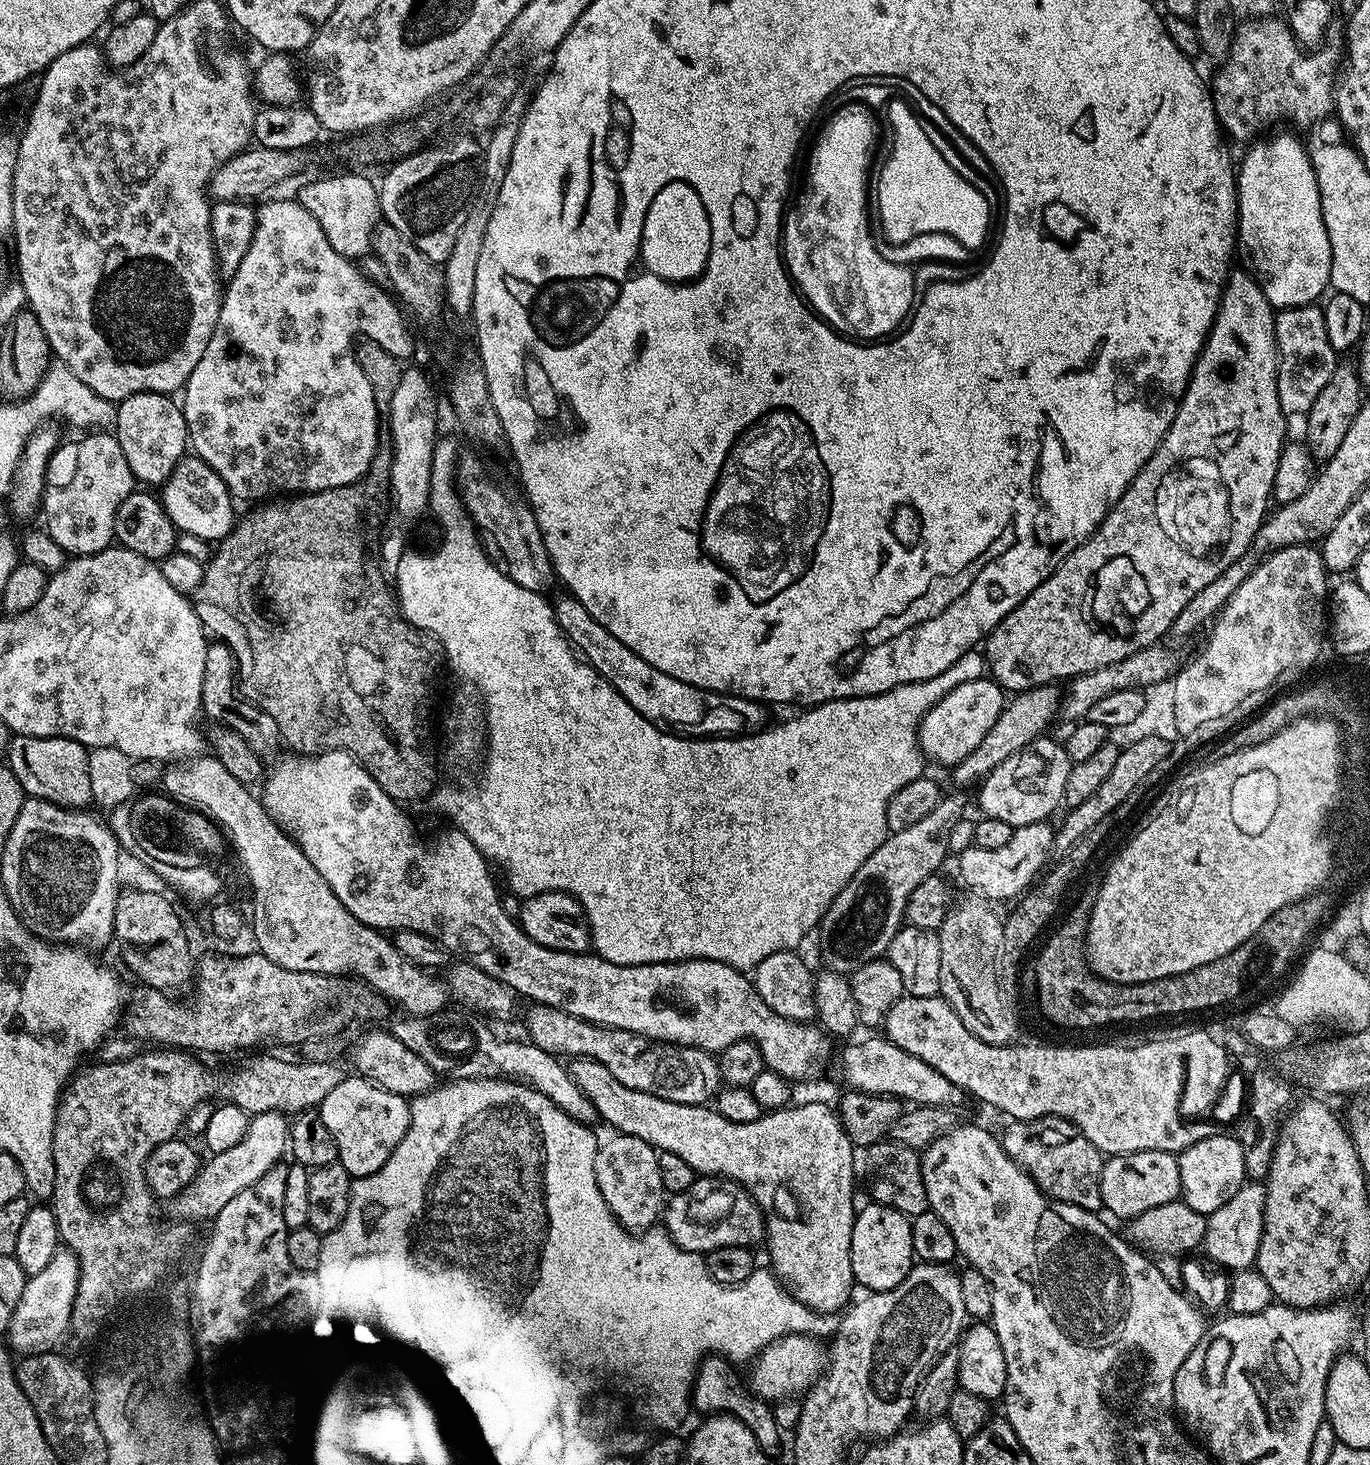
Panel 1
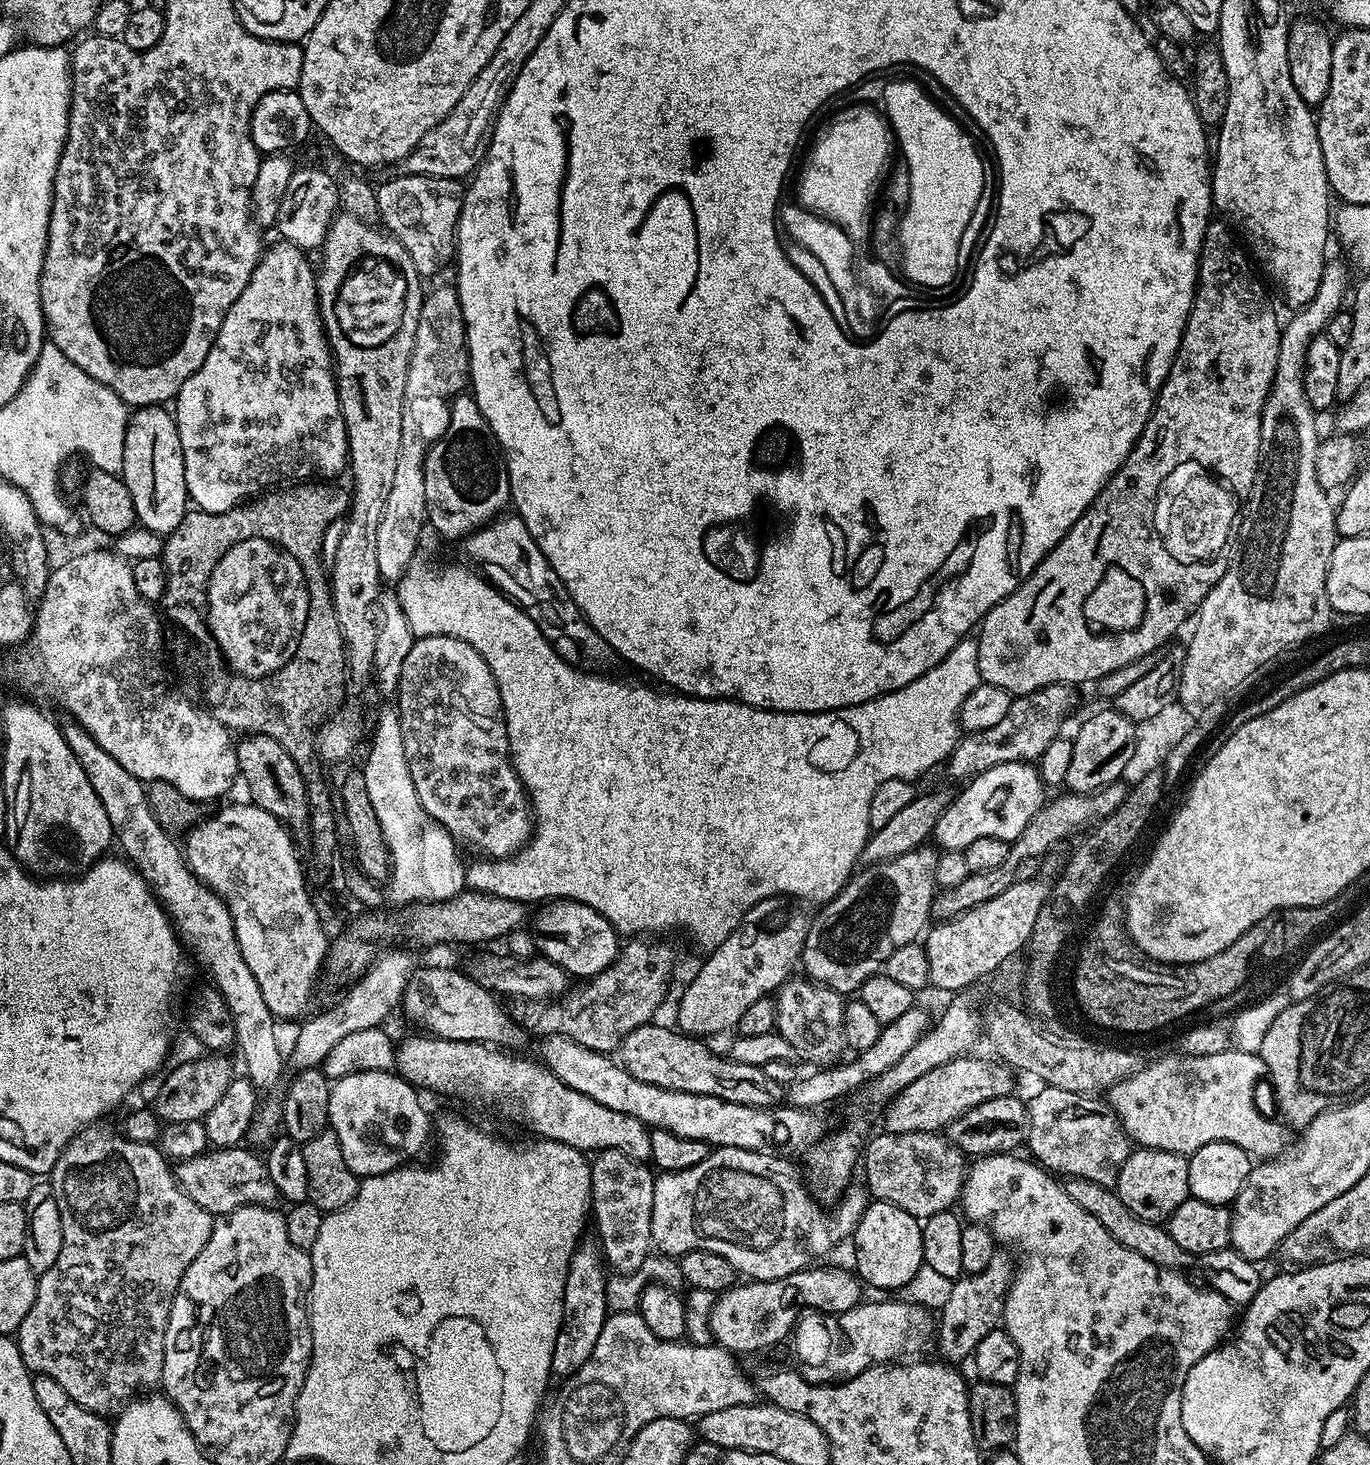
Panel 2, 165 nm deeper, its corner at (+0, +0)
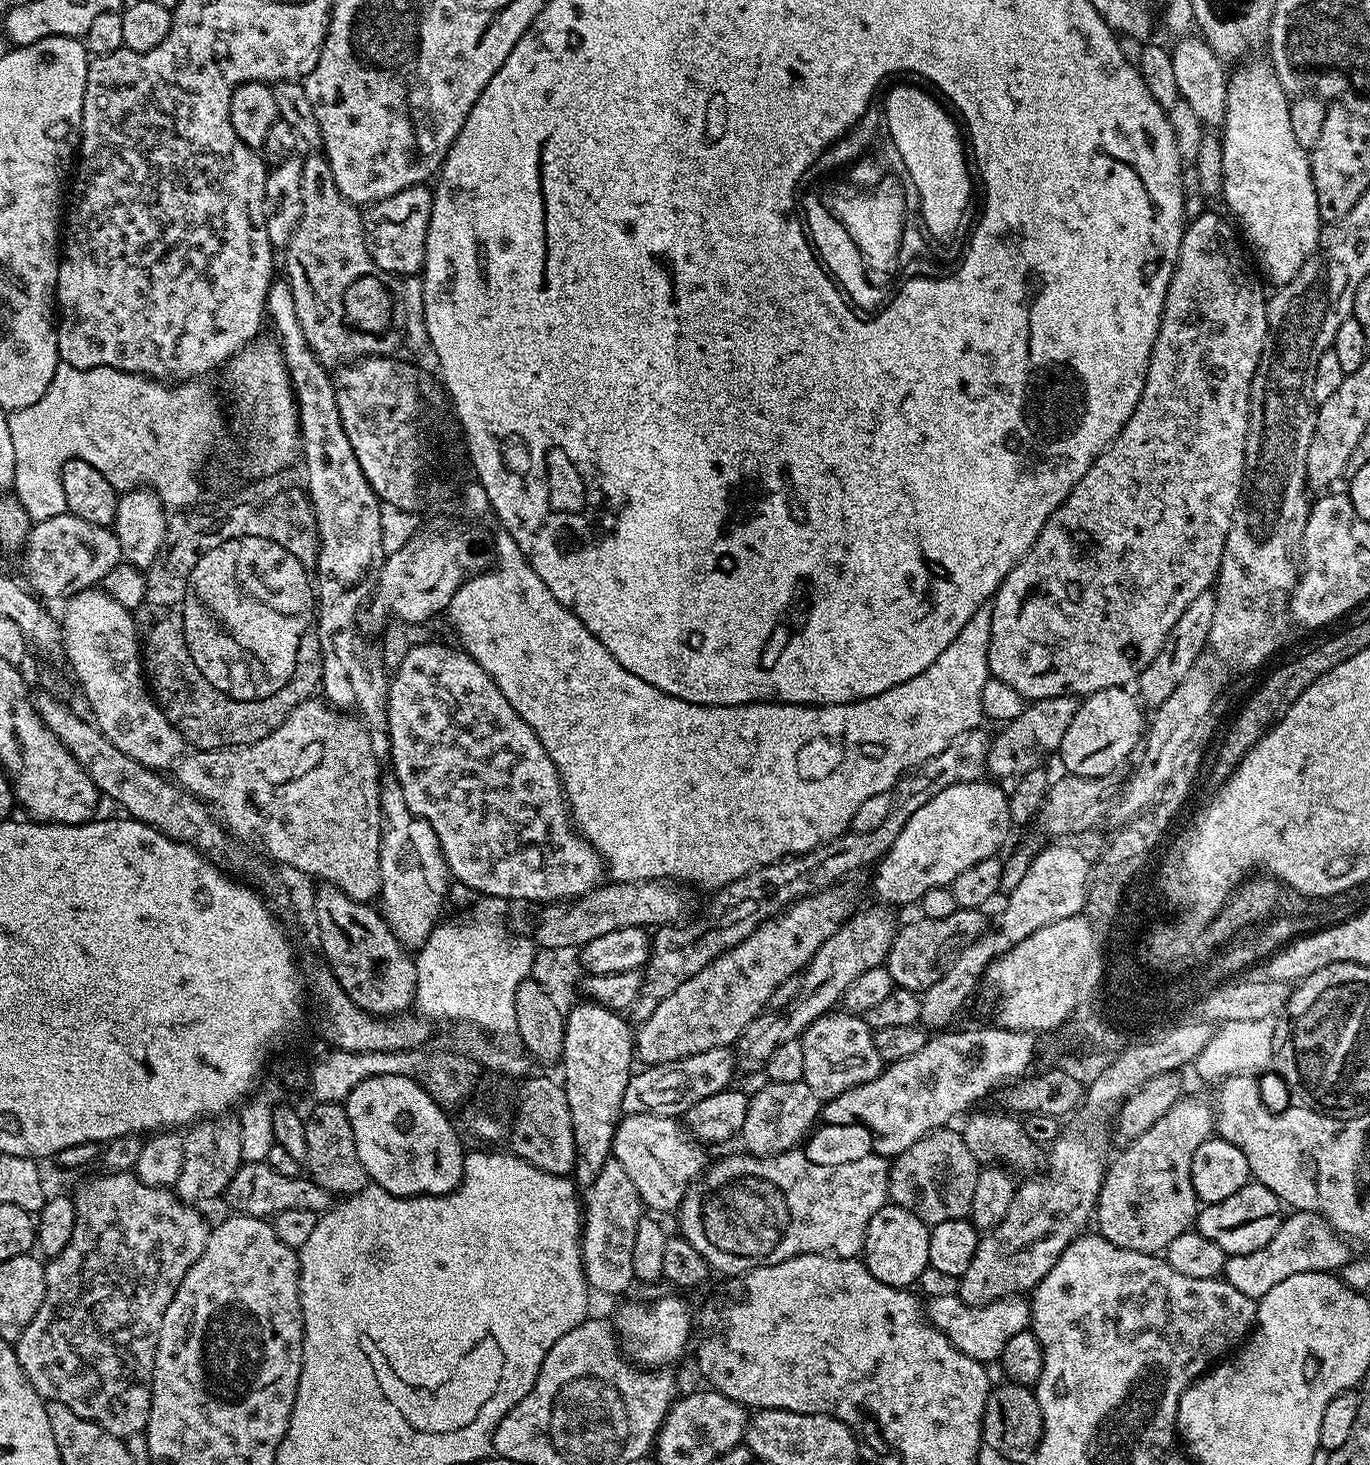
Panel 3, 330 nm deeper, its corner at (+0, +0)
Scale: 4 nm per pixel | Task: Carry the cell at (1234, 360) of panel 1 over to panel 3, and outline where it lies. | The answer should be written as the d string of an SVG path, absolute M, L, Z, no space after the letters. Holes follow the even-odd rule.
M1204 212L1201 216L1196 216L1193 220L1191 217L1187 221L1178 250L1176 269L1166 290L1166 302L1158 326L1158 338L1154 338L1154 350L1150 354L1146 386L1142 386L1142 398L1138 398L1134 414L1130 414L1124 428L1112 440L1112 445L1092 463L1086 474L1082 474L1082 478L1076 483L1074 490L1070 490L1068 497L1060 503L1058 510L1050 514L1046 526L1042 526L1038 538L1032 543L1028 553L1014 565L1010 574L1006 574L999 590L990 601L992 621L988 670L991 679L1006 682L1006 686L1018 690L1018 694L1024 697L1025 701L1031 702L1055 696L1083 698L1090 692L1131 685L1131 680L1133 683L1140 672L1146 670L1146 666L1150 666L1158 650L1162 650L1170 630L1174 630L1174 622L1178 622L1178 617L1186 611L1186 606L1190 606L1190 602L1194 602L1198 594L1209 591L1215 585L1226 538L1230 534L1232 519L1240 501L1240 488L1244 484L1244 455L1252 383L1268 337L1268 300L1266 292L1264 296L1265 285L1254 271L1250 260L1248 265L1248 260L1244 257L1245 249L1238 239L1237 229L1229 224L1216 212Z

